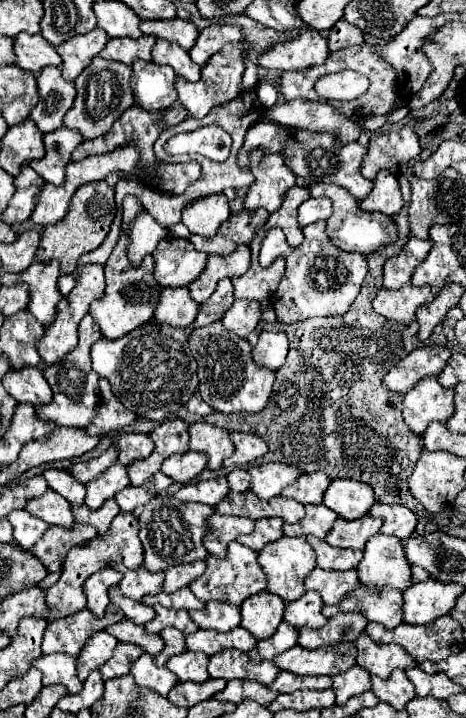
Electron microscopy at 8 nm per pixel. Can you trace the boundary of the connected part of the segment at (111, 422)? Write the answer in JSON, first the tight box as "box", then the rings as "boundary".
{"box":[85,379,135,435],"boundary":[[[99,379],[99,389],[101,389],[101,401],[99,401],[99,409],[95,419],[91,421],[91,425],[85,429],[89,435],[95,433],[111,433],[111,431],[119,431],[125,425],[133,423],[135,415],[129,413],[123,403],[111,393],[109,381],[107,379]]]}

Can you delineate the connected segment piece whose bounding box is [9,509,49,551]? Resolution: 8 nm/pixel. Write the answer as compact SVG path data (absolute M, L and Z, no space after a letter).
M25 509L9 513L9 521L15 529L15 541L23 547L23 549L33 549L33 545L41 539L41 535L47 531L47 523L43 519L37 519L35 515L27 513Z

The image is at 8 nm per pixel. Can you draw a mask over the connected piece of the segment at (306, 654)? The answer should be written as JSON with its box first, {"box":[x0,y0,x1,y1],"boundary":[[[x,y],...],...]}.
{"box":[275,641,357,675],"boundary":[[[343,641],[339,645],[327,645],[319,649],[303,649],[299,645],[279,653],[275,665],[283,671],[297,675],[339,675],[355,665],[357,649],[353,643]]]}

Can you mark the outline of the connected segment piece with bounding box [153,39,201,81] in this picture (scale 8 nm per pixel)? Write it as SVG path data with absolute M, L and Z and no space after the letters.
M159 39L153 49L153 63L157 65L169 65L175 69L177 75L185 77L187 81L199 81L201 79L201 67L193 63L187 51L183 51L179 45L171 41Z

